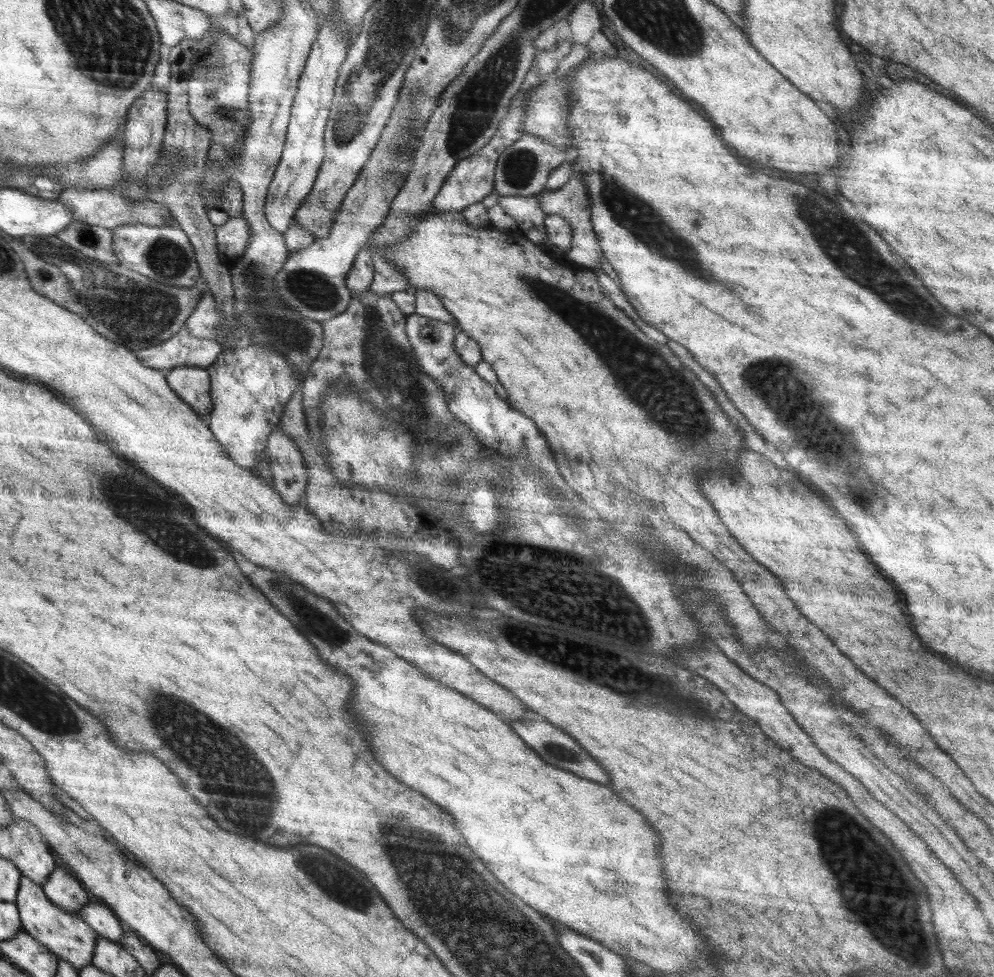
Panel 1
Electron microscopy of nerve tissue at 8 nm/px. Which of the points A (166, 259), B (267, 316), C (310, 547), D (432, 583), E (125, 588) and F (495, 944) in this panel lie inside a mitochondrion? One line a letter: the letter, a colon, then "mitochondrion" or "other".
A: mitochondrion
B: mitochondrion
C: other
D: mitochondrion
E: other
F: mitochondrion

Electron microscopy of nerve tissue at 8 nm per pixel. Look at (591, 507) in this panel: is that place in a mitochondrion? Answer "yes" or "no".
no

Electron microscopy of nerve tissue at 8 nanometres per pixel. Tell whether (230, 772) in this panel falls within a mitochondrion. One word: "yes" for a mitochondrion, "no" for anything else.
yes

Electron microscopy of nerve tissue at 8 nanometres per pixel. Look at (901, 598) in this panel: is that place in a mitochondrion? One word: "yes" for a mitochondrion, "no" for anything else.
no

